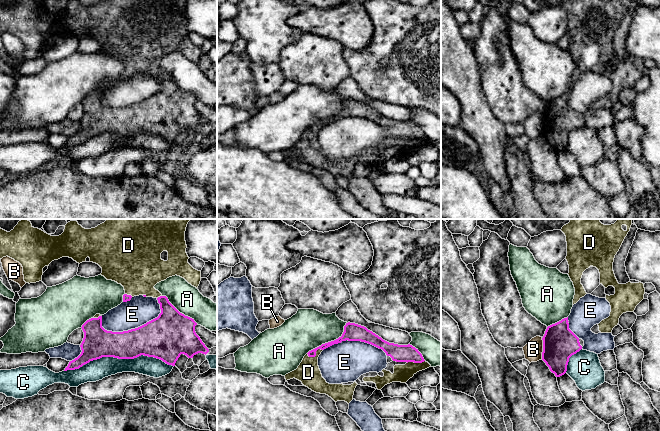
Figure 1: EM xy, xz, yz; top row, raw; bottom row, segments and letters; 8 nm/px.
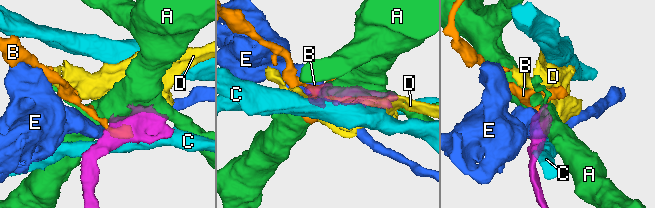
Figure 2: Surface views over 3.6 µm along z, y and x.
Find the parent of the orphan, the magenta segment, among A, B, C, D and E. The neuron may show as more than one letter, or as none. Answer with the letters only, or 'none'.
D

